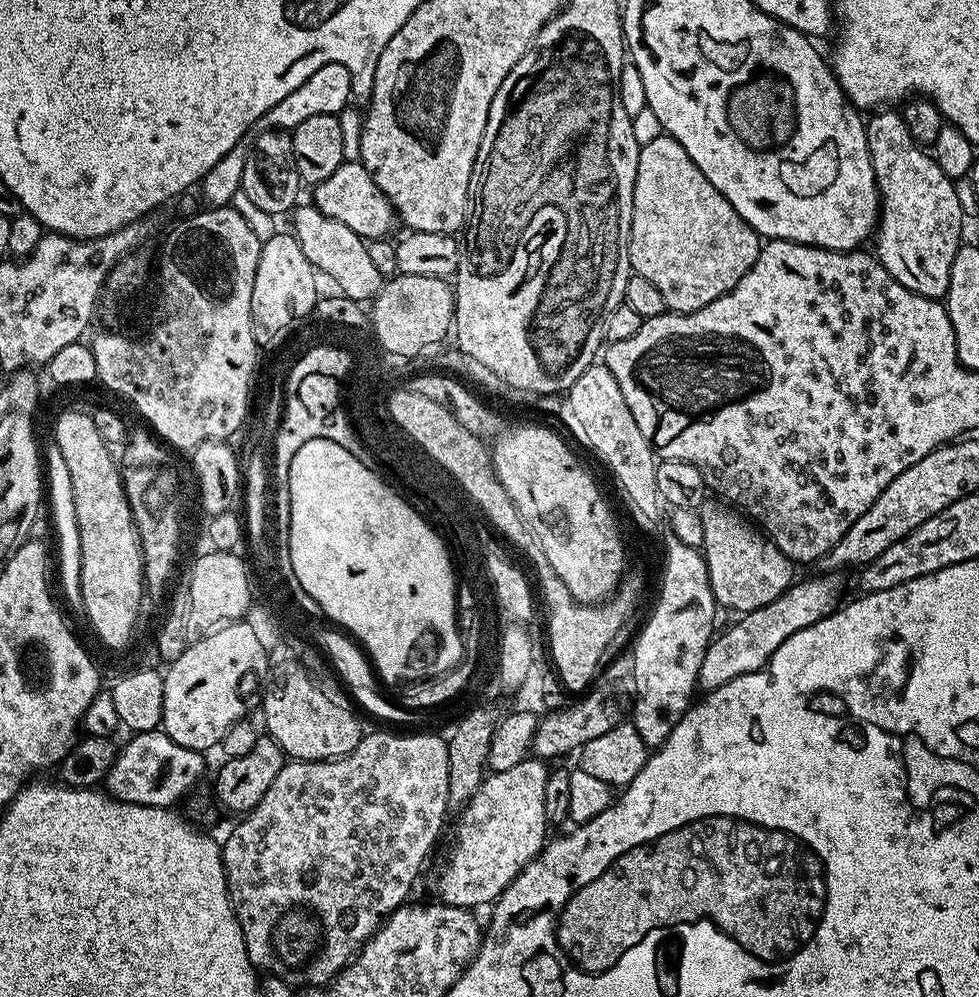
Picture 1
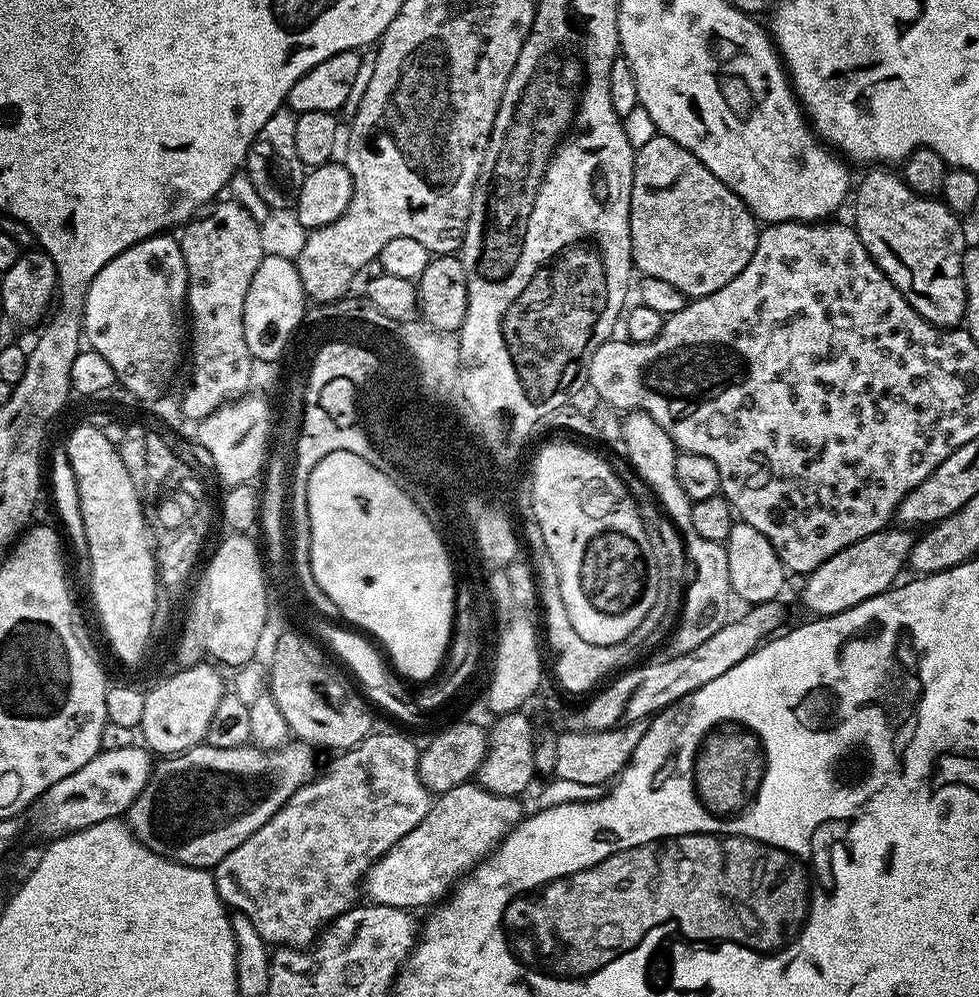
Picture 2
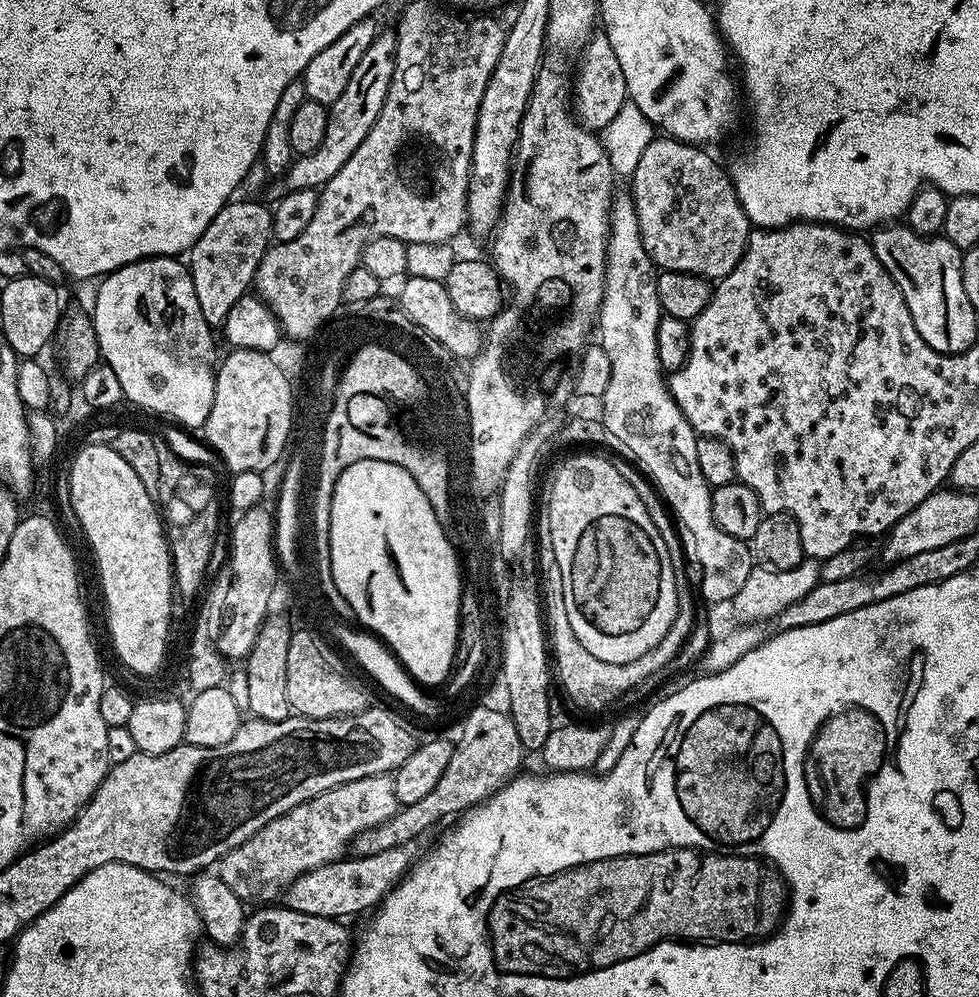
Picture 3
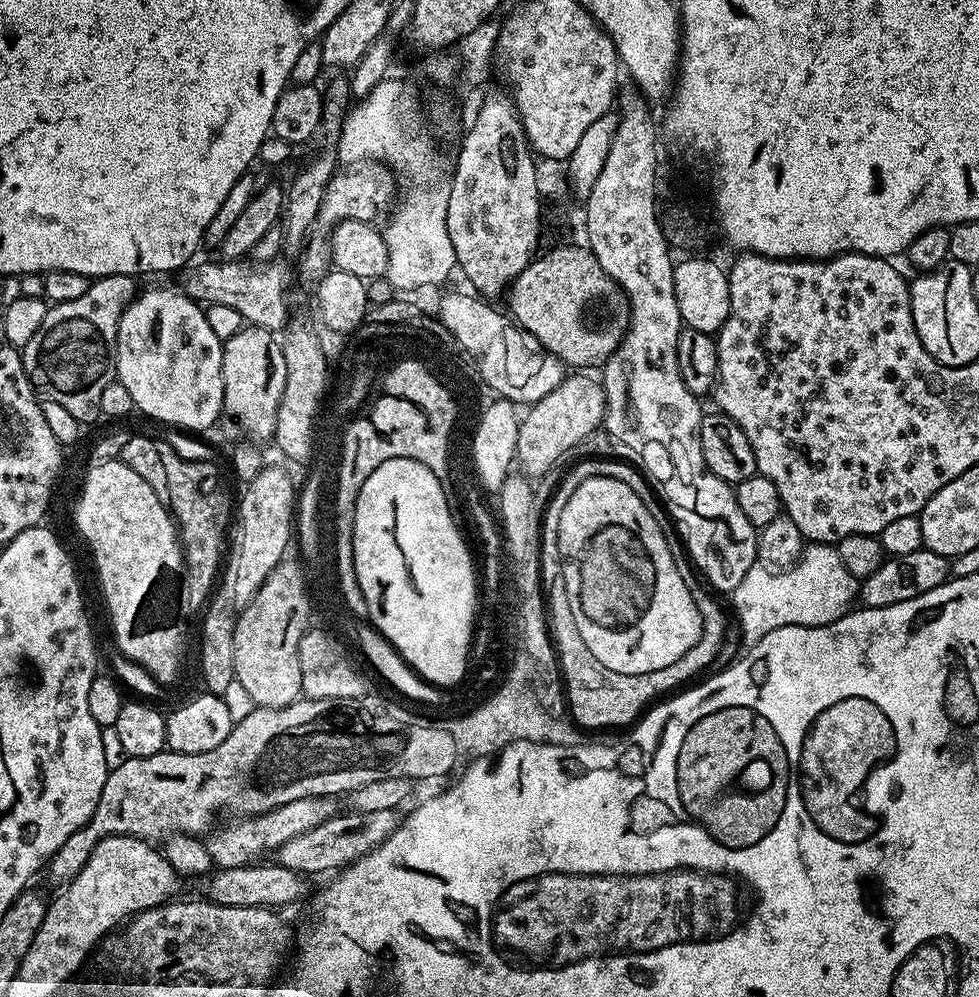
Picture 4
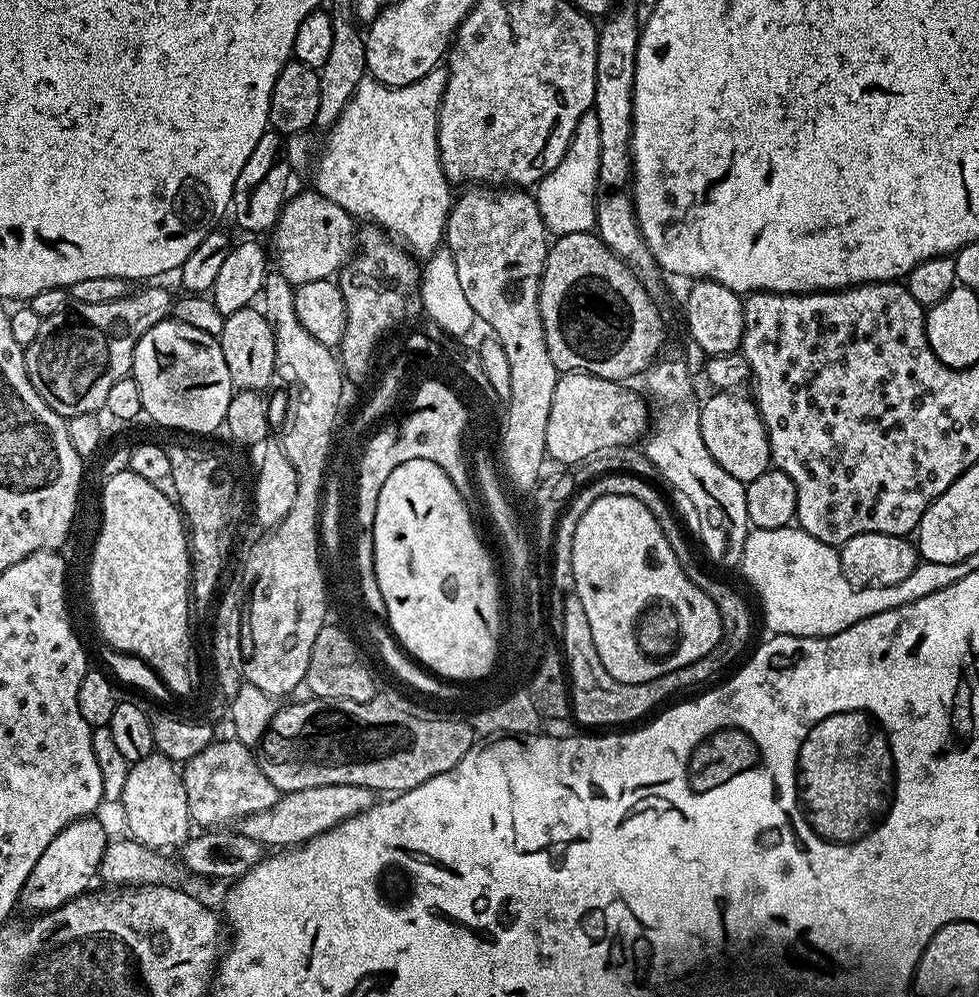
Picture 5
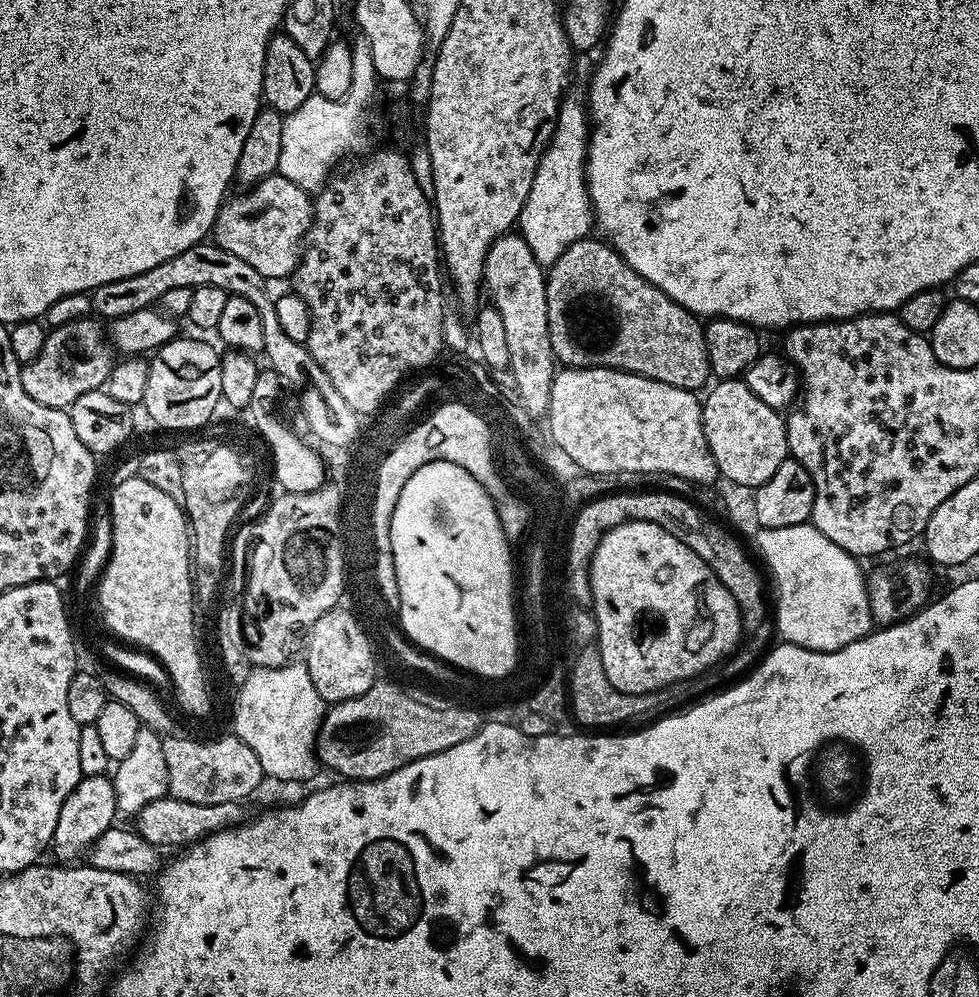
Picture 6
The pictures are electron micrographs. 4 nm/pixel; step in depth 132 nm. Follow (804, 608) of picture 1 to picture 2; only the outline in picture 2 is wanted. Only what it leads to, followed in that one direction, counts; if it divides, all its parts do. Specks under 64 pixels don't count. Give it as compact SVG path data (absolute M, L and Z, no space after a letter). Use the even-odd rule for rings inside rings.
M885 526L880 531L838 550L834 558L826 558L822 566L807 573L800 600L812 611L813 617L833 616L842 610L858 606L866 598L874 598L887 592L901 579L900 571L905 571L908 555L912 553L914 536L904 526Z

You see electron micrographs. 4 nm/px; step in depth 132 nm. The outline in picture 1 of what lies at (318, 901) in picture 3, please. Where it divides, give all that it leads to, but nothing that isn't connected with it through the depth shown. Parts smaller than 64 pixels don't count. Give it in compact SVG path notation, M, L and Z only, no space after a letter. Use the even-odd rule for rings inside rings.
M526 758L518 766L510 766L510 770L505 772L492 772L485 775L483 784L480 785L479 790L476 791L468 800L467 804L463 805L460 817L456 820L456 841L452 844L452 849L448 852L448 861L444 864L444 869L440 872L440 877L436 880L436 892L443 903L450 906L458 906L459 908L466 908L469 910L479 909L479 904L485 906L491 905L493 902L499 900L500 896L508 889L510 882L514 880L516 875L520 873L530 861L536 859L544 850L546 837L544 835L550 831L550 825L546 818L546 778L550 771L549 765L540 758Z

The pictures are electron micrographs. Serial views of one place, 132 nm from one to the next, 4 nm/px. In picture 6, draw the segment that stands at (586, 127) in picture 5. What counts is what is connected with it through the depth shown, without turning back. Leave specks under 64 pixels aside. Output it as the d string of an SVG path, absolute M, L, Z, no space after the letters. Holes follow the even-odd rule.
M576 54L572 58L572 74L568 78L568 87L560 97L560 108L556 112L556 128L548 139L544 153L540 155L538 170L534 174L534 182L530 186L530 194L520 211L518 221L519 235L524 237L530 246L534 258L542 266L550 266L562 258L564 251L574 242L585 239L594 228L592 199L588 196L586 179L586 161L588 158L588 137L590 135L590 109L588 107L588 87L592 84L594 60L588 54Z

